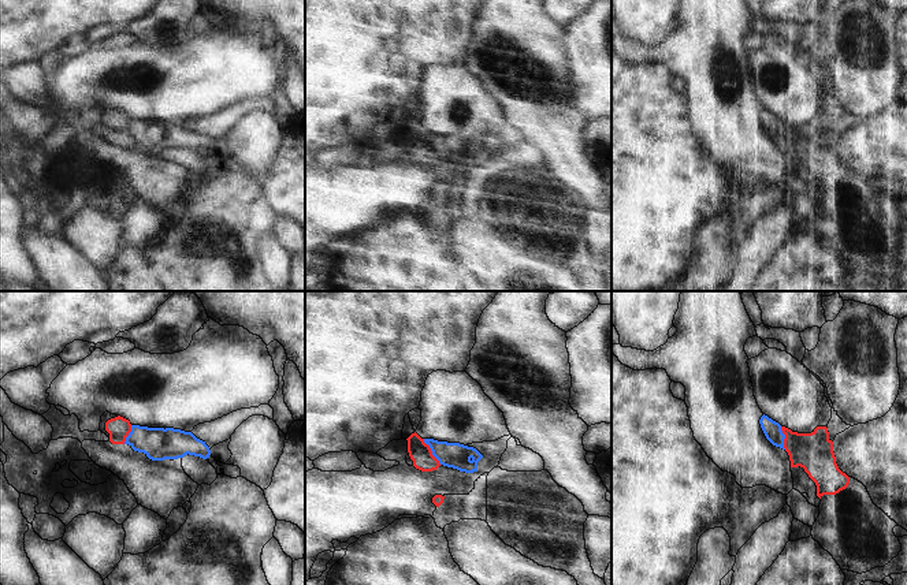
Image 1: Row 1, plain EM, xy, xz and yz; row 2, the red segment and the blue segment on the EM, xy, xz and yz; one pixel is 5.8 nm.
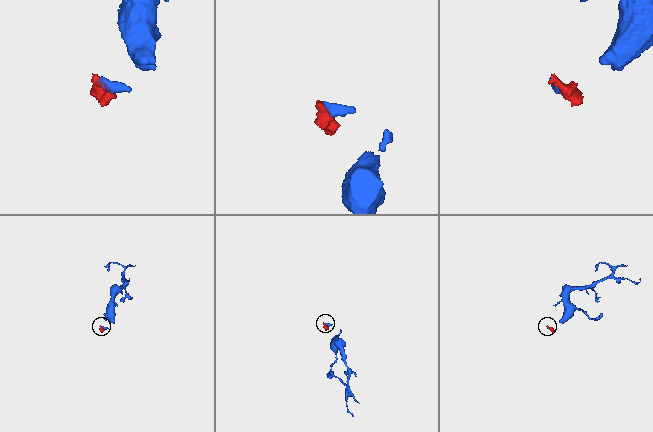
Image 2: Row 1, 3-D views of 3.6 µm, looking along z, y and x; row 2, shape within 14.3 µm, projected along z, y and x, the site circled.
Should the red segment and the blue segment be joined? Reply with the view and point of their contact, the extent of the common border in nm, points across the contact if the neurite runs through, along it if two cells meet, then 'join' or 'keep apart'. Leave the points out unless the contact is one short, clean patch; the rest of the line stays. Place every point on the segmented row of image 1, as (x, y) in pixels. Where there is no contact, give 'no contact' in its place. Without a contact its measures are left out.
meets red in xz at (431, 451); contact 190 nm long; border along xz (423, 439), (431, 454), (441, 464); keep apart

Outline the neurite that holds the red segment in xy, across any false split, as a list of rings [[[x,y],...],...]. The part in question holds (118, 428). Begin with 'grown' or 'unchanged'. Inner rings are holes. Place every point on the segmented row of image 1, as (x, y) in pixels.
grown; [[[105,411],[101,416],[100,431],[109,437],[112,444],[124,444],[131,432],[131,424],[120,416]]]

